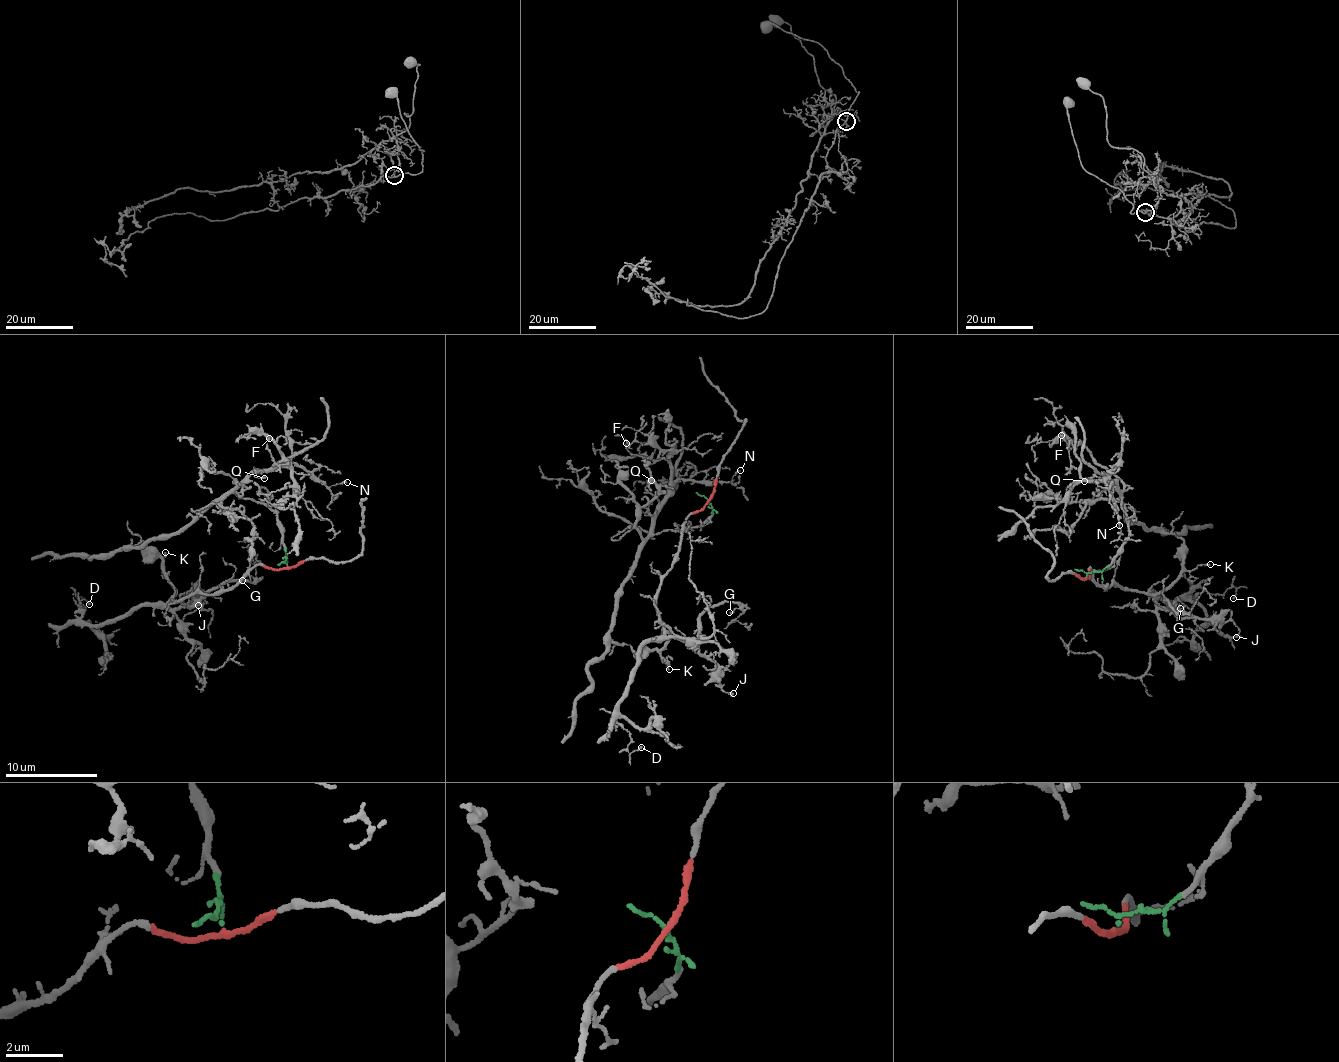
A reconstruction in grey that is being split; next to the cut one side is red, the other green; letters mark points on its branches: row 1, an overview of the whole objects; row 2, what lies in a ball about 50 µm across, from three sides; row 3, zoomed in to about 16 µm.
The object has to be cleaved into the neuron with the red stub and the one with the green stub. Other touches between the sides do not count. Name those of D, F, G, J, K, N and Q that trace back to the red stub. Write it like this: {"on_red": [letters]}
{"on_red": ["D", "G", "J", "K"]}

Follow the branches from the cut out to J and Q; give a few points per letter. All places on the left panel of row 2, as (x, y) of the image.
J: (286, 565), (257, 565), (227, 588), (168, 604), (182, 608), (200, 598), (192, 593), (198, 606)
Q: (286, 565), (277, 516), (235, 492), (235, 486), (256, 471), (265, 479)

